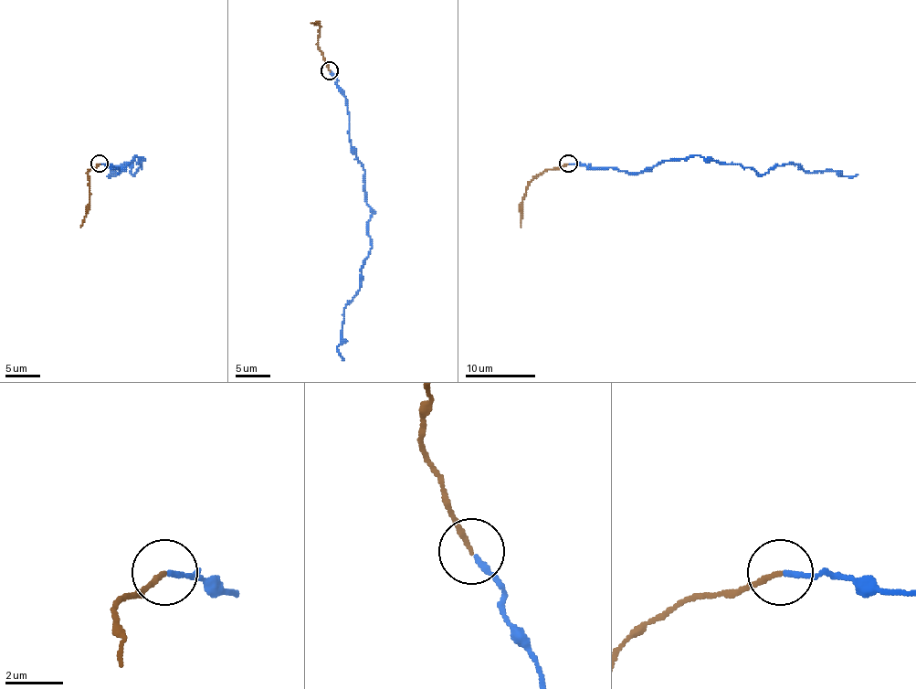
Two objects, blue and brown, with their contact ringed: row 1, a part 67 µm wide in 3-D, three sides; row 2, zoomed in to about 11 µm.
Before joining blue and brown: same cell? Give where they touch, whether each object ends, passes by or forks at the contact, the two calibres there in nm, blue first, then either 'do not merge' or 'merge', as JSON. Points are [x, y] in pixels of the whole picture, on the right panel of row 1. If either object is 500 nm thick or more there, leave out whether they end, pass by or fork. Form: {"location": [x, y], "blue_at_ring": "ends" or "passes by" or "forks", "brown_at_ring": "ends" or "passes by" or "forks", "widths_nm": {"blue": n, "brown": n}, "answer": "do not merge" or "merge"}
{"location": [568, 164], "blue_at_ring": "ends", "brown_at_ring": "ends", "widths_nm": {"blue": 180, "brown": 150}, "answer": "merge"}

